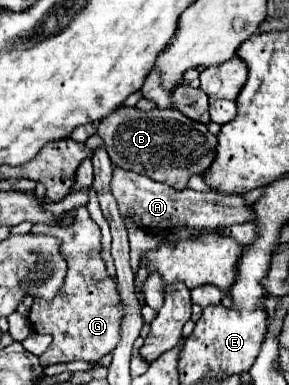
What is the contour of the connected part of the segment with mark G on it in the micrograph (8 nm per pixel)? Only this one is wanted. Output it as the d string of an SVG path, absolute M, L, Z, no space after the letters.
M87 207L75 209L77 217L73 225L33 225L33 233L53 235L61 239L61 255L67 261L67 275L59 295L47 303L45 299L35 299L29 311L29 321L33 331L49 333L53 337L49 349L39 357L43 367L55 363L67 363L73 359L97 361L107 355L119 343L119 331L125 317L123 303L117 295L115 281L105 271L105 261L101 257L101 231L99 225L89 217Z

